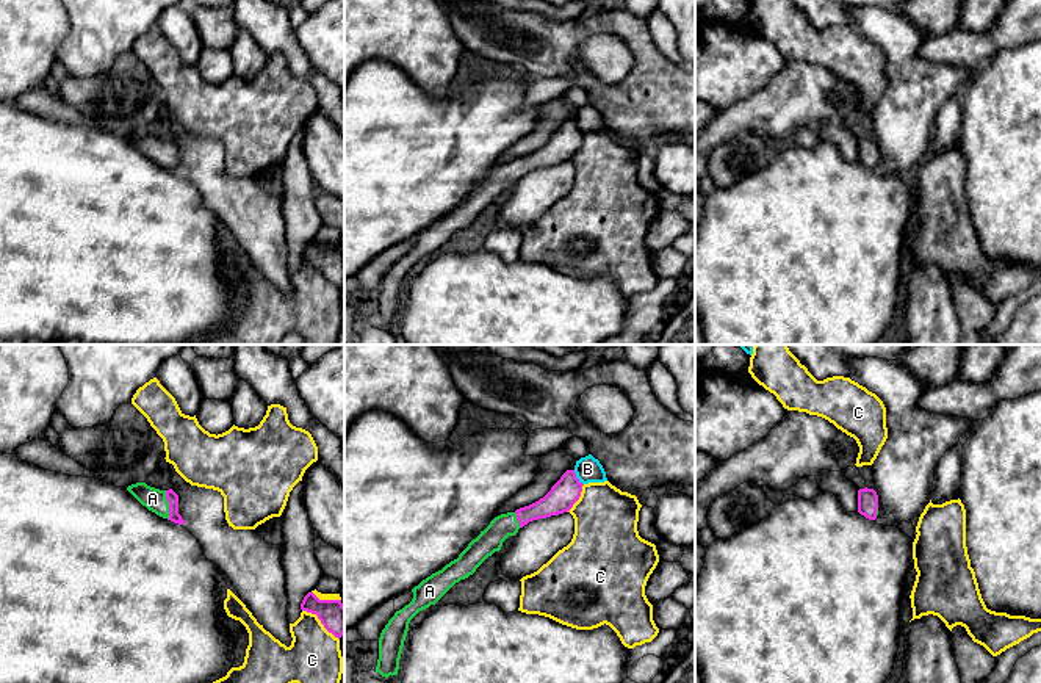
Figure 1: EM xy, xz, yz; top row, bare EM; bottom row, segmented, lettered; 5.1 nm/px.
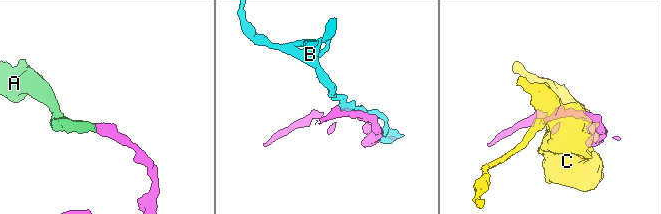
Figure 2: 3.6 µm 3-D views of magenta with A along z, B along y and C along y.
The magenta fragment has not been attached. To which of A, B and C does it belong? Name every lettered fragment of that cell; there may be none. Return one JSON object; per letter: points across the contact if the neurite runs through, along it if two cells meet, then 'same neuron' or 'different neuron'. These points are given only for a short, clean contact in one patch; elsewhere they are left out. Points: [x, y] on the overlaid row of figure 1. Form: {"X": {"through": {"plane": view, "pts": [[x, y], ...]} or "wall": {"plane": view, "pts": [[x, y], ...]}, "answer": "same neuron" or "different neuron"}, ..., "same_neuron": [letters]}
{"A": {"through": {"plane": "xy", "pts": [[172, 498], [169, 505], [152, 498]]}, "answer": "same neuron"}, "B": {"answer": "different neuron"}, "C": {"answer": "different neuron"}, "same_neuron": ["A"]}

